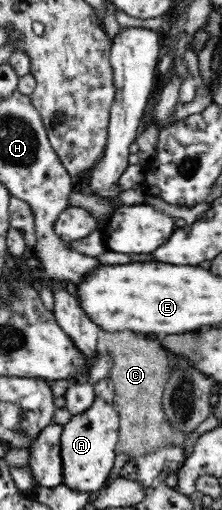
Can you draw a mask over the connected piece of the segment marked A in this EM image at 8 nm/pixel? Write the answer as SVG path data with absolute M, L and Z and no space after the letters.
M110 378L94 385L96 399L92 407L80 415L73 415L68 423L63 425L60 439L61 456L63 460L63 484L70 489L92 493L100 491L110 481L110 472L116 459L118 445L118 411L115 409L115 386Z

